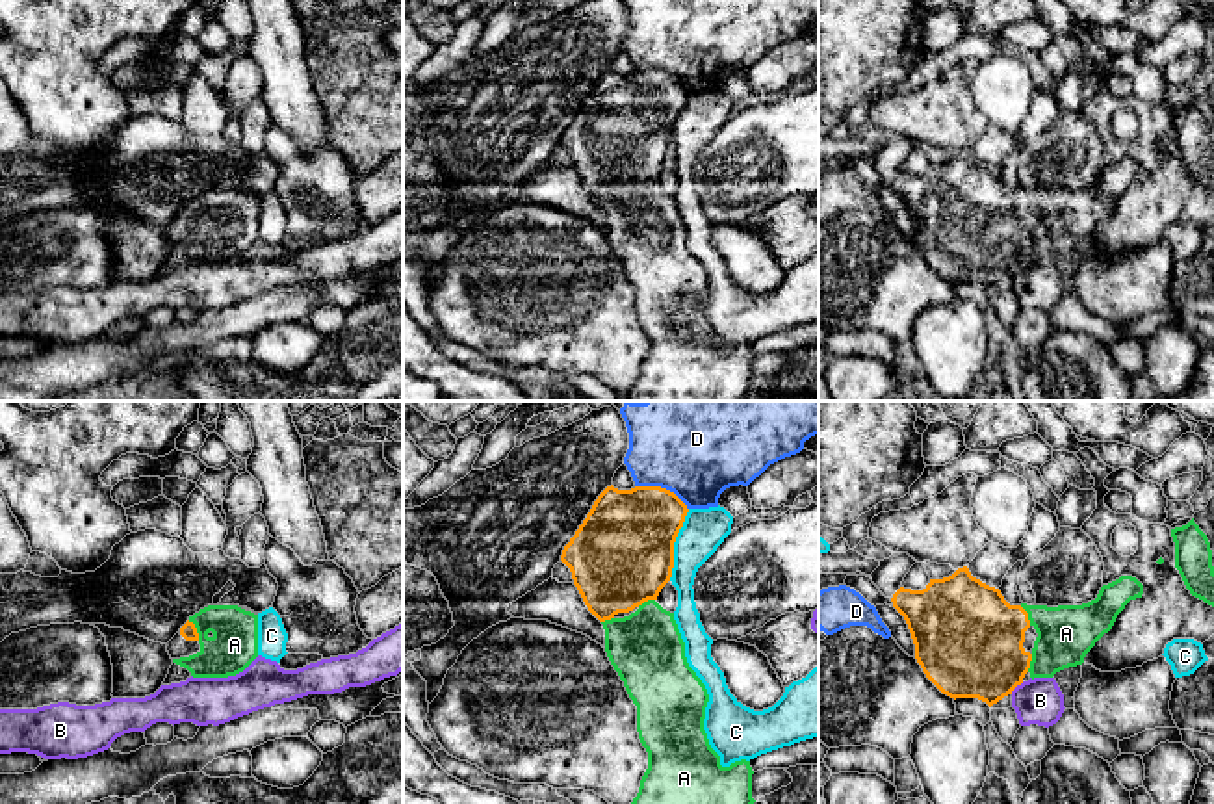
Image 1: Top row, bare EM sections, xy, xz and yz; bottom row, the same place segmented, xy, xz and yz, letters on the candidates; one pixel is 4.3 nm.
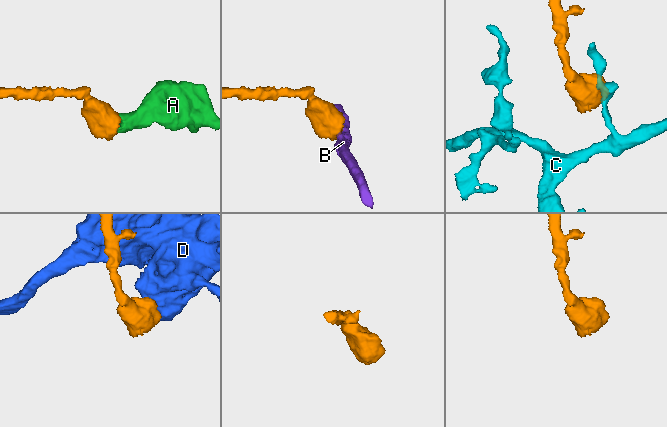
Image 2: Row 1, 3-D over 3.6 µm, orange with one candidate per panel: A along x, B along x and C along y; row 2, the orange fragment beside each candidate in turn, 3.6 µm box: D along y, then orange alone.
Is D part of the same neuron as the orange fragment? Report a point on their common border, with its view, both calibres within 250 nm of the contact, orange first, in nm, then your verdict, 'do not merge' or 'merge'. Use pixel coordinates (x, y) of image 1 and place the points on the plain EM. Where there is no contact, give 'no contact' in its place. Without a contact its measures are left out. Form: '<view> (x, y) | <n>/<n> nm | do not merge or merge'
xz (663, 73) | 380/360 nm | do not merge

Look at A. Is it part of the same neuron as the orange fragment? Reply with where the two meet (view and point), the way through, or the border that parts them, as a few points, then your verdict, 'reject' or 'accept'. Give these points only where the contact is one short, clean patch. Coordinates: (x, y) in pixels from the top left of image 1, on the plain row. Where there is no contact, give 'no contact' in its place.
xy (195, 214) | accept

